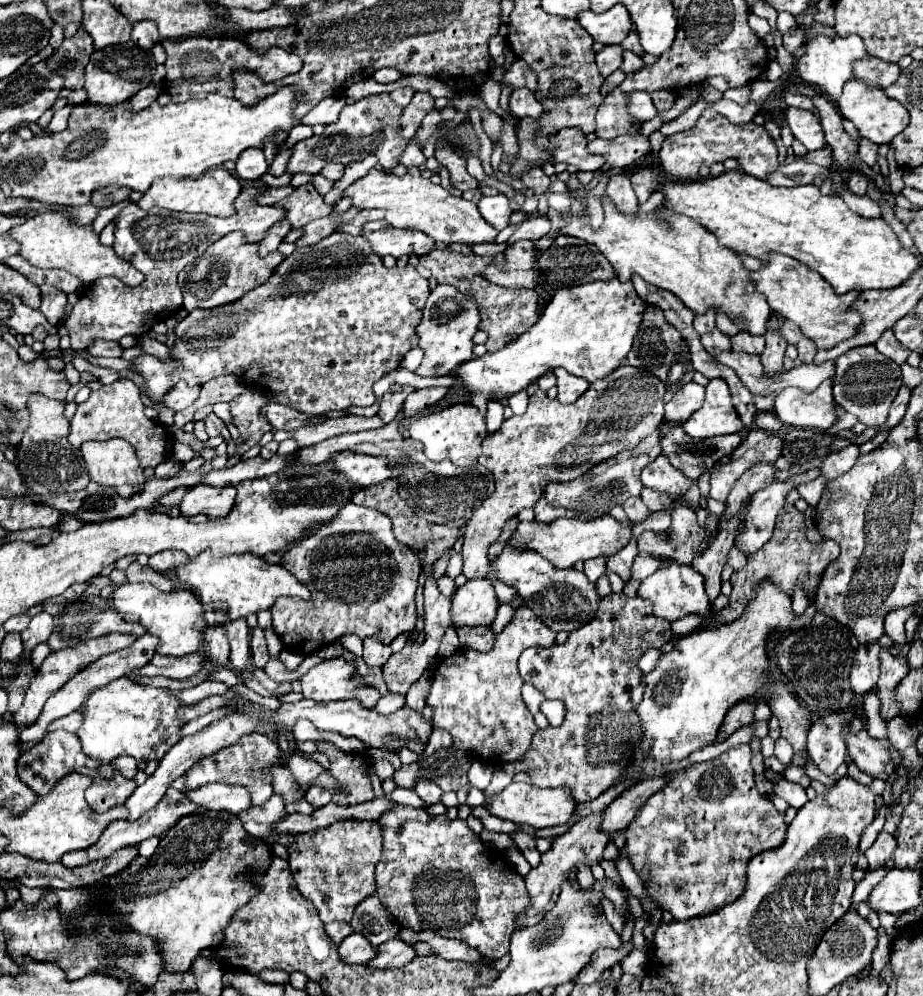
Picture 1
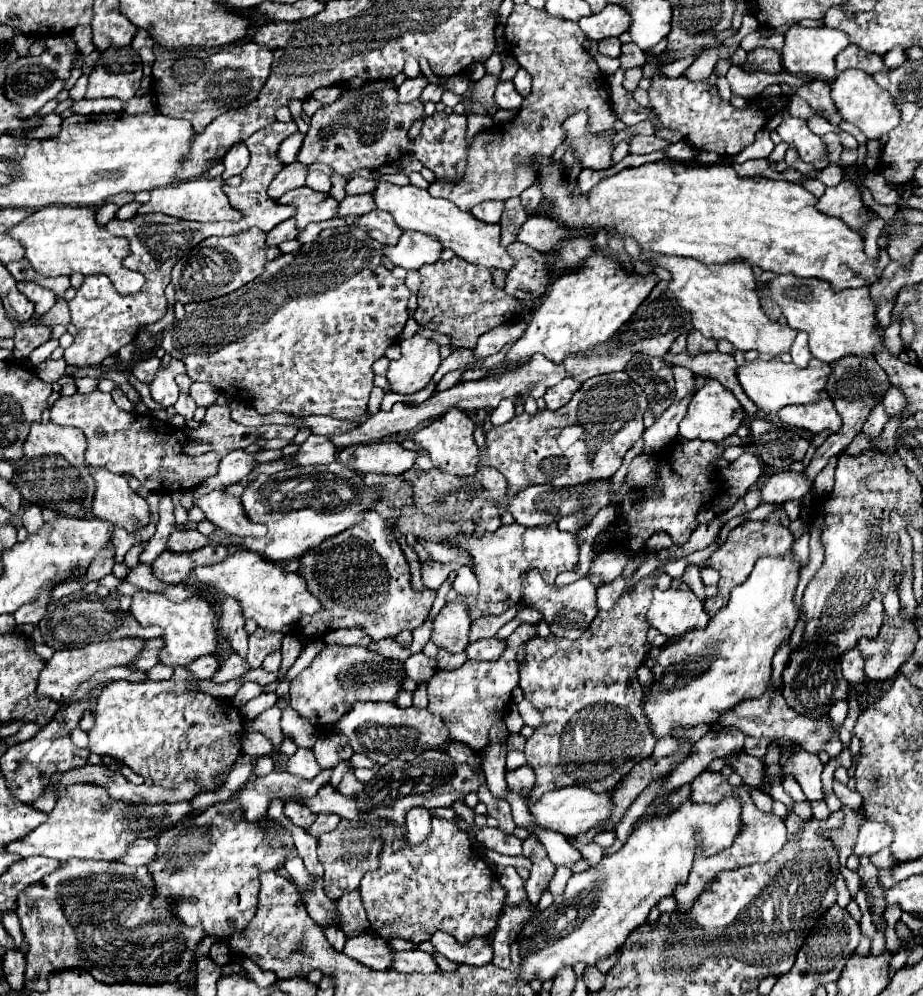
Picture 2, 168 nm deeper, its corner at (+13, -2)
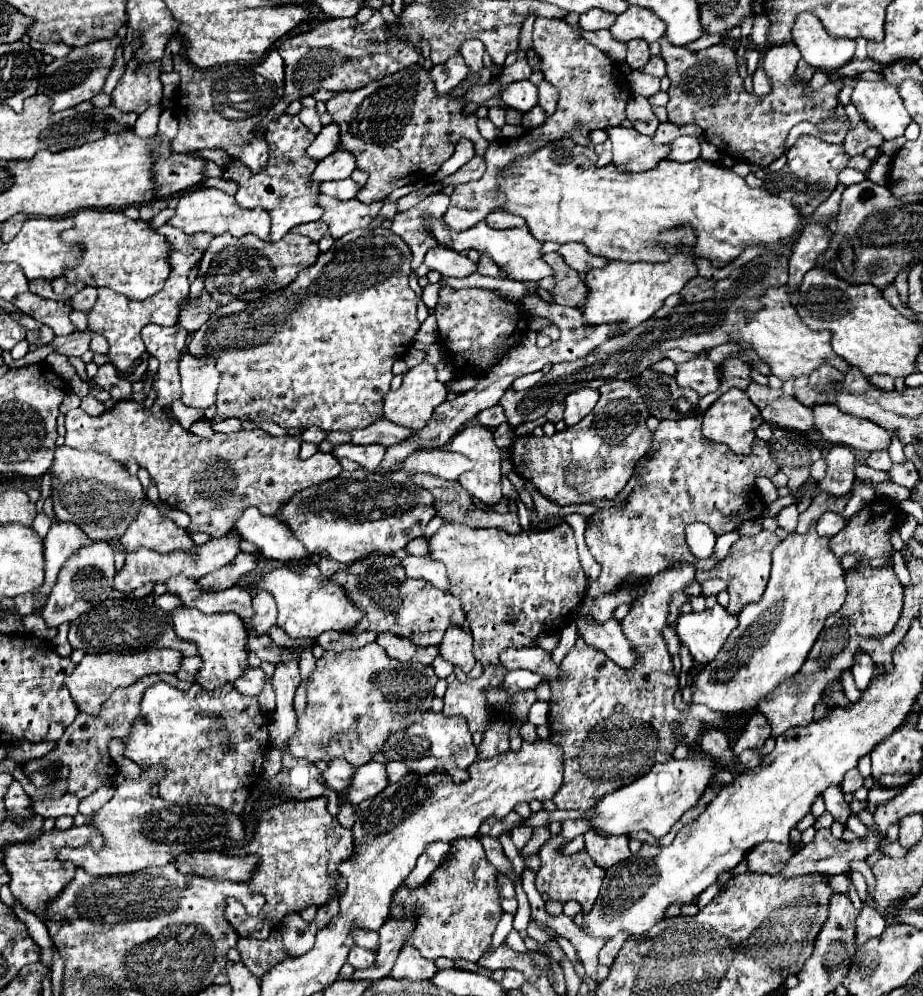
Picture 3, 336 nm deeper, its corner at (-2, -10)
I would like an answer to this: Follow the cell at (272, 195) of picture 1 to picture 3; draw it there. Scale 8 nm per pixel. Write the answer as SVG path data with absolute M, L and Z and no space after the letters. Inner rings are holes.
M336 149L326 159L322 159L312 175L312 181L334 181L334 179L346 179L356 167L356 157L348 153L346 149Z

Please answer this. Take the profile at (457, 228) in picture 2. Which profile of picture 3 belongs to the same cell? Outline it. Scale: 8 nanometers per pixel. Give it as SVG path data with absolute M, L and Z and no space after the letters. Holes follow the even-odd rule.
M432 221L430 223L430 233L444 245L450 247L458 253L466 251L466 249L476 249L478 253L488 253L500 267L506 267L506 271L510 273L512 279L530 279L530 281L540 281L548 275L552 275L552 269L546 265L546 261L542 259L540 247L542 243L536 241L532 237L532 233L528 231L528 227L518 227L518 229L506 229L506 231L496 231L492 227L488 227L484 221L480 221L476 227L468 229L468 231L452 231L444 221Z

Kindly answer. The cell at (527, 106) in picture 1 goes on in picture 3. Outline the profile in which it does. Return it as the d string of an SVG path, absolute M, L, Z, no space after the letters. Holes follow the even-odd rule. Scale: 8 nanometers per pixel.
M514 81L508 83L506 89L500 93L502 101L508 103L512 109L526 113L538 103L538 91L532 81Z

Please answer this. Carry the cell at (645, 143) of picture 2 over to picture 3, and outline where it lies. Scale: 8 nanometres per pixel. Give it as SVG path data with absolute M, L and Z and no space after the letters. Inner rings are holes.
M678 137L672 143L672 151L668 155L668 159L672 161L694 161L700 157L700 143L696 137Z

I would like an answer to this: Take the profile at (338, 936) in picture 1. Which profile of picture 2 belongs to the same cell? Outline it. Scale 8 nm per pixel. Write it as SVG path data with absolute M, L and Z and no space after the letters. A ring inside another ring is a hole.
M325 927L323 933L325 933L327 941L329 941L337 951L343 951L343 945L345 945L345 941L347 941L347 935L341 933L339 927Z

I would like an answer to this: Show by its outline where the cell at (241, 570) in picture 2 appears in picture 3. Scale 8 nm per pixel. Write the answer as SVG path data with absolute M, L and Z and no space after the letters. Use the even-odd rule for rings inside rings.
M302 565L296 569L280 567L268 575L264 575L256 589L266 589L274 595L278 603L278 627L282 627L290 637L312 637L316 639L324 631L352 633L356 623L364 617L362 609L356 609L348 601L348 595L332 577L324 577L316 565Z

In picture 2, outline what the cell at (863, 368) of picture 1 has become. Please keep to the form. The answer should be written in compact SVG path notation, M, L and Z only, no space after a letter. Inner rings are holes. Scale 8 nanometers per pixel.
M849 355L849 357L843 357L841 361L833 361L833 363L831 363L831 375L829 375L829 379L827 379L825 391L827 391L829 397L833 399L835 409L837 409L843 425L841 425L841 429L839 429L835 435L827 437L827 441L815 451L811 463L805 467L805 473L803 473L803 475L805 475L809 481L815 481L815 477L819 475L819 471L827 465L829 457L843 453L843 449L845 449L845 447L853 441L853 437L861 431L861 427L863 427L865 419L869 417L871 409L883 399L883 395L887 393L889 387L891 387L889 377L887 377L887 373L877 365L875 357L853 357L853 355Z

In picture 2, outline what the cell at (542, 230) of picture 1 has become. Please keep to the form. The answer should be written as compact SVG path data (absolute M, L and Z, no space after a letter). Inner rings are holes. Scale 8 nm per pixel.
M531 215L517 233L517 241L541 253L559 247L559 243L569 237L571 235L557 221L553 221L551 217L543 217L543 215Z

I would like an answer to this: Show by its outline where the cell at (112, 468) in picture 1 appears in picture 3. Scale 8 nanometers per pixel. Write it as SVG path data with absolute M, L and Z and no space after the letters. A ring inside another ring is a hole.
M144 503L140 515L130 523L128 531L120 539L124 551L136 551L140 547L172 553L172 551L194 551L194 541L190 533L170 519L162 517L152 503Z

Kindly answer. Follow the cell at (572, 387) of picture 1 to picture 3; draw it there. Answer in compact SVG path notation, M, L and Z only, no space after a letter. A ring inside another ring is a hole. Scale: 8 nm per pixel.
M578 389L566 397L566 411L564 411L564 423L576 425L582 421L584 415L588 415L594 405L598 403L600 393L596 389Z

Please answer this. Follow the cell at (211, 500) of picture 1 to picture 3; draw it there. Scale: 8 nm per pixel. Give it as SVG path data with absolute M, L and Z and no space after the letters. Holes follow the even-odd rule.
M248 507L240 521L236 521L234 529L242 535L242 539L258 545L266 559L288 563L308 557L308 551L304 551L304 545L292 537L292 531L284 525L284 521L262 515L256 507Z

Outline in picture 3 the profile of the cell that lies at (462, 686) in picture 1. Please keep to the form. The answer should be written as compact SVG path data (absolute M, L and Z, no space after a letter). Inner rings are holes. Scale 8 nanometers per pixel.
M486 667L478 679L468 679L466 683L454 681L448 685L444 695L444 715L462 715L468 721L470 731L484 733L486 725L492 721L494 709L486 701L484 685L496 675L494 667Z

